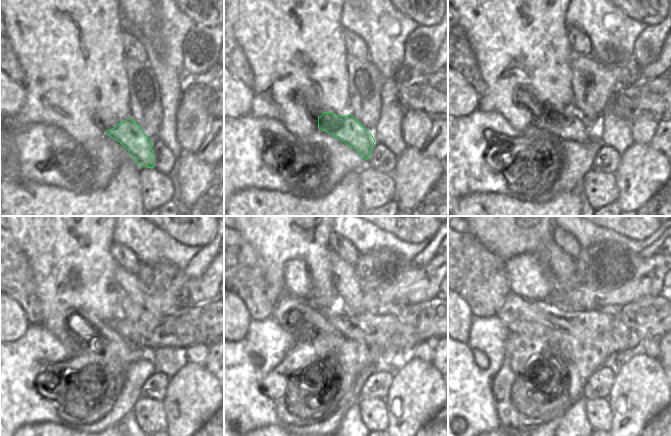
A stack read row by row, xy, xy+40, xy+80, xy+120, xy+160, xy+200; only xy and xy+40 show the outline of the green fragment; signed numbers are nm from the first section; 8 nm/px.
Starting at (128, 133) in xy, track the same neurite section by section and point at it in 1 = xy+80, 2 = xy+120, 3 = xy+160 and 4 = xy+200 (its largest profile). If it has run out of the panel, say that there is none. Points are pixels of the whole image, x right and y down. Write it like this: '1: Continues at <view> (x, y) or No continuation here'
1: Continues at xy+80 (563, 124)
2: Continues at xy+120 (110, 344)
3: Continues at xy+160 (312, 321)
4: Continues at xy+200 (519, 315).

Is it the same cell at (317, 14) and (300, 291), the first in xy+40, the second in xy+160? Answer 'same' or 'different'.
different

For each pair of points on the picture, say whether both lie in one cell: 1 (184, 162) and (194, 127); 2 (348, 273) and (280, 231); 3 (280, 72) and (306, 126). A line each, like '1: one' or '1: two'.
1: two
2: two
3: one

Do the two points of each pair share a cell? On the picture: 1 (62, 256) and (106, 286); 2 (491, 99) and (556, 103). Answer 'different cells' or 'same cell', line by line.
1: same cell
2: same cell

